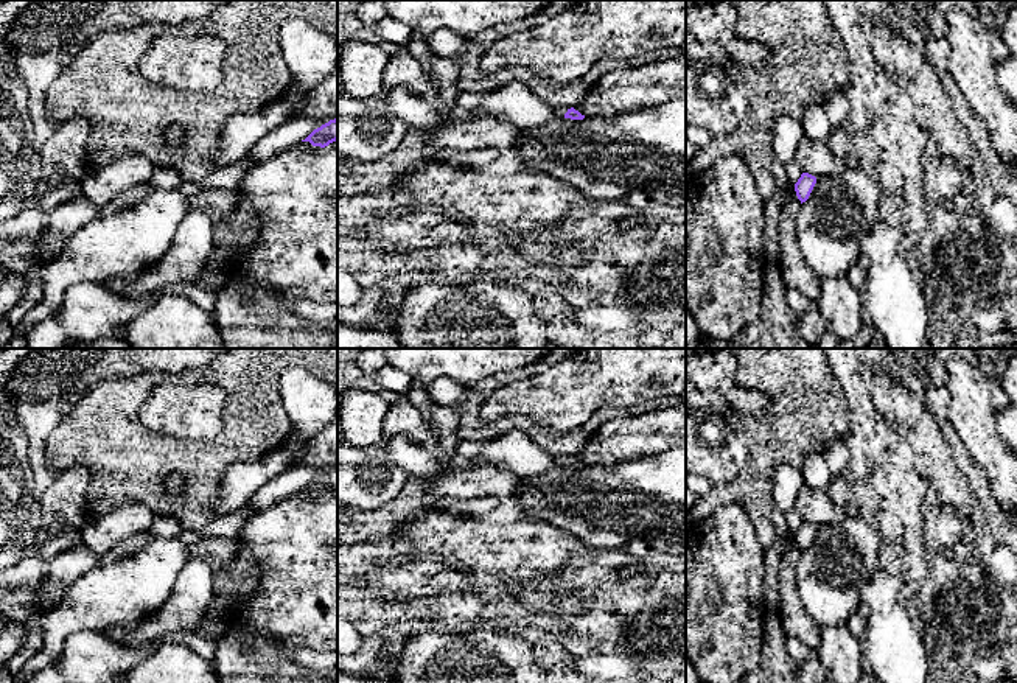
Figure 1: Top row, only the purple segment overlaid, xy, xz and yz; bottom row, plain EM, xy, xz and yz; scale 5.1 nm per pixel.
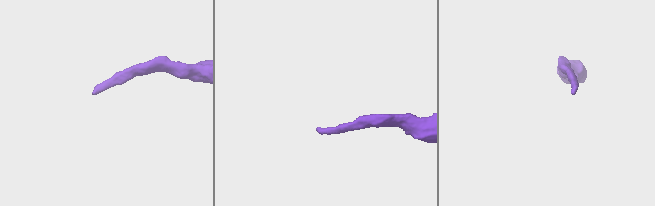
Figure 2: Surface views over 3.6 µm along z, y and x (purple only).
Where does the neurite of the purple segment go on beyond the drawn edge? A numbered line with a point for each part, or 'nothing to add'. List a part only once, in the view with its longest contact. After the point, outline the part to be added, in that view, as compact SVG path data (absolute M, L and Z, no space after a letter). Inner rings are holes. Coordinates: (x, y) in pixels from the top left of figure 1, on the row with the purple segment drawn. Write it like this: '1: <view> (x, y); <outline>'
nothing to add

